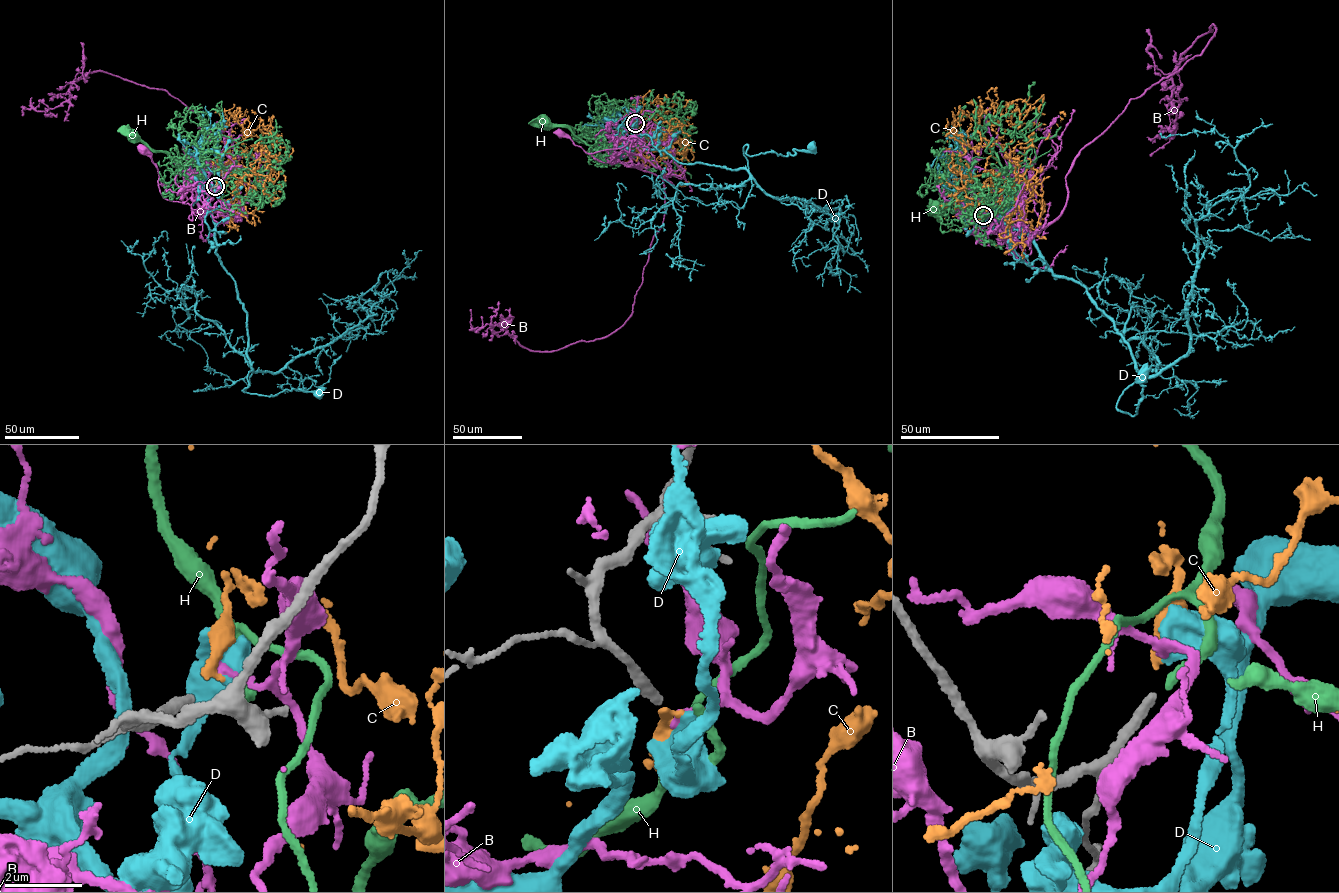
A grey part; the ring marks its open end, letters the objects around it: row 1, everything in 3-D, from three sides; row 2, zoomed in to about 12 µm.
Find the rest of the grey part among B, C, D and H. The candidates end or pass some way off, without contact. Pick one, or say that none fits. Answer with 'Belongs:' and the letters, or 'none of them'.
Belongs: none of them

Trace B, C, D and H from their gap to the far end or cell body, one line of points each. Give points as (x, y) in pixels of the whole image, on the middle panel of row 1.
B: (635, 124), (640, 122), (638, 116), (620, 140), (623, 137), (628, 140), (626, 145), (591, 154), (558, 131)
C: (635, 124), (654, 115), (645, 136), (660, 101), (641, 122), (625, 121), (625, 150)
D: (636, 124), (632, 133), (643, 147), (687, 164), (748, 170), (746, 145), (752, 156), (812, 147)
H: (636, 124), (630, 129), (636, 133), (641, 144), (614, 148), (586, 144), (567, 128), (545, 122)

